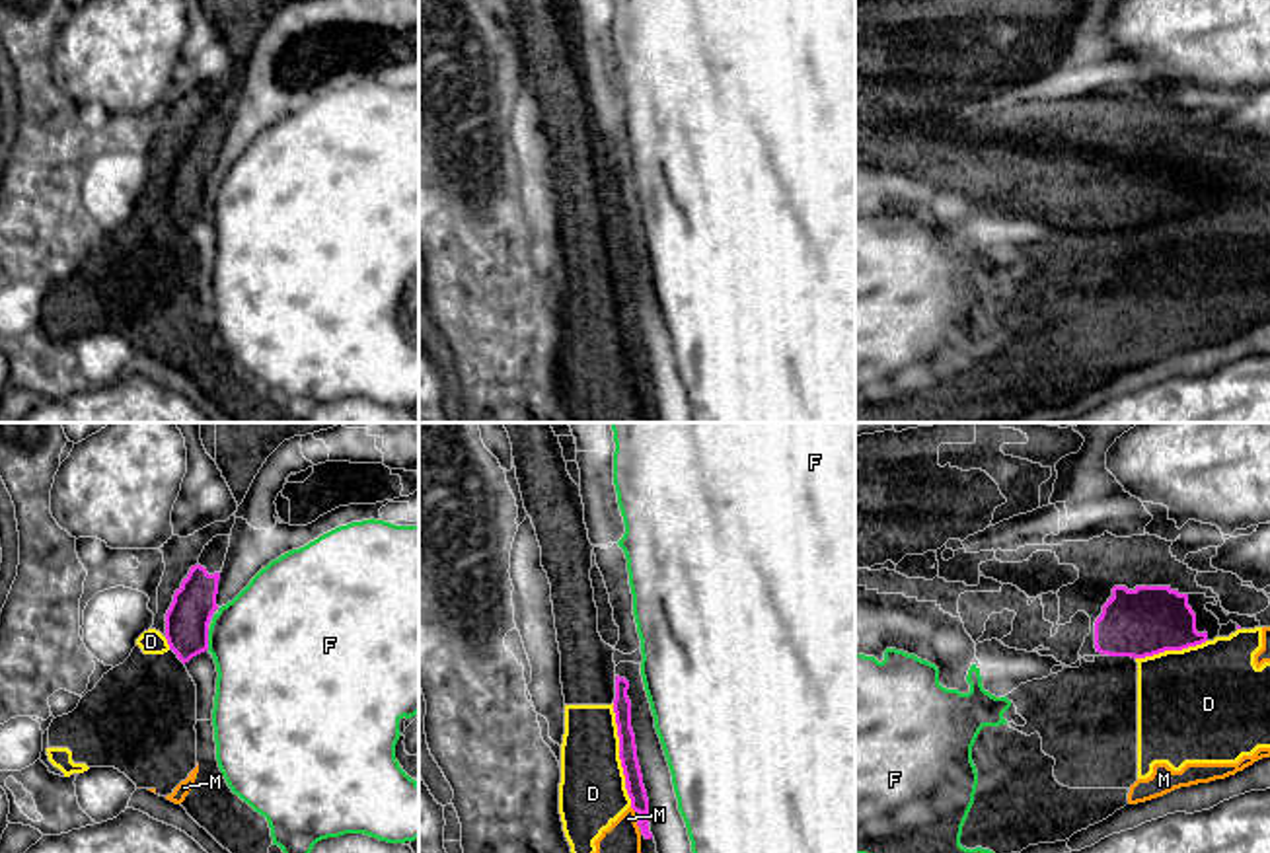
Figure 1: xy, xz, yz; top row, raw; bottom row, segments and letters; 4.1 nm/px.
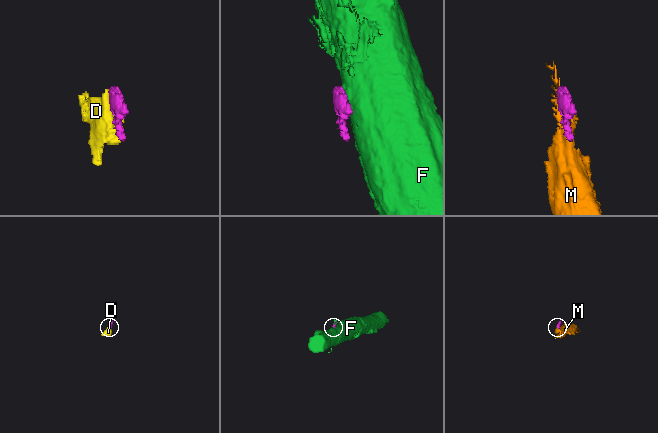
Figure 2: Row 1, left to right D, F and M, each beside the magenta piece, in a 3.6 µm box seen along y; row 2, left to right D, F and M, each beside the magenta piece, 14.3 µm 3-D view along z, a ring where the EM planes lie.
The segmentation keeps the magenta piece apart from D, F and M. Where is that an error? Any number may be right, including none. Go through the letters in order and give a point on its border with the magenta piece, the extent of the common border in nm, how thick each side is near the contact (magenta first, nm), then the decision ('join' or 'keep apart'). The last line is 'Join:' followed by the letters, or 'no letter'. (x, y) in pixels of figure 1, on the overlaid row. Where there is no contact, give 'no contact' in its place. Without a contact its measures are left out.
D: contact xz (620, 742); length 340 nm; calibres 80 and 280 nm; keep apart
F: contact xy (207, 639); length 90 nm; calibres 180 and 460 nm; keep apart
M: contact xz (634, 809); length 40 nm; calibres 80 and 140 nm; keep apart
Join: no letter

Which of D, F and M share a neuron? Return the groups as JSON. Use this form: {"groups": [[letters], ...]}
{"groups": [["D", "M"], ["F"]]}

